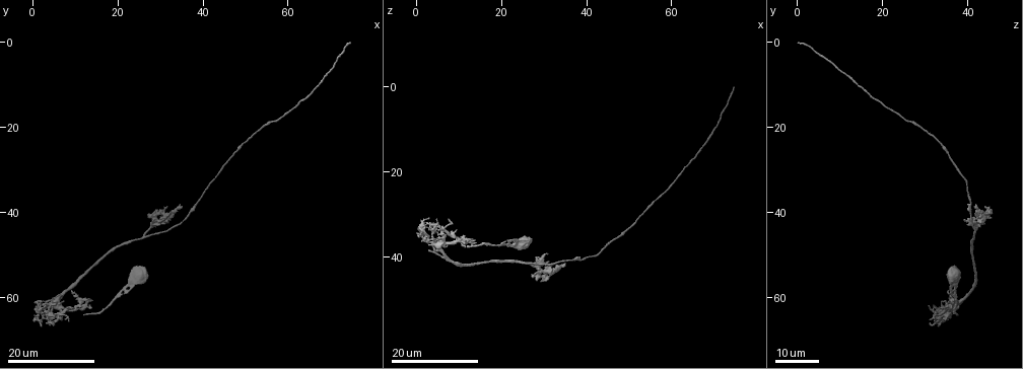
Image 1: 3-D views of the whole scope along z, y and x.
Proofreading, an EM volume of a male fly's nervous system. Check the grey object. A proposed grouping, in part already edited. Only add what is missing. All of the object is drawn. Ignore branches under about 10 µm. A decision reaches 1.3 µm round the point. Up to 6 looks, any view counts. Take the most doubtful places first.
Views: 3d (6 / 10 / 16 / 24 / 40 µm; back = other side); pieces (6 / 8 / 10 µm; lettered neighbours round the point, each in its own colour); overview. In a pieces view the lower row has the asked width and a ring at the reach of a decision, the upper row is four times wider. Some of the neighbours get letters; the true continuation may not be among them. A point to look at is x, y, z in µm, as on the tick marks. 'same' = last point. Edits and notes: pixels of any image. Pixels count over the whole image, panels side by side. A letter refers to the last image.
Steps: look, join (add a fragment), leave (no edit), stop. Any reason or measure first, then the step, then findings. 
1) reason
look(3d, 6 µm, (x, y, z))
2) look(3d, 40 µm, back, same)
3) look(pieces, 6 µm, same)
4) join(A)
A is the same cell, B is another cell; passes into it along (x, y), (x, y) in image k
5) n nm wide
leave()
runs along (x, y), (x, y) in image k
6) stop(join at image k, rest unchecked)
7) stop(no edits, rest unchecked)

free end
look(3d, 16 µm, (21.5, 59.5, 36.0))

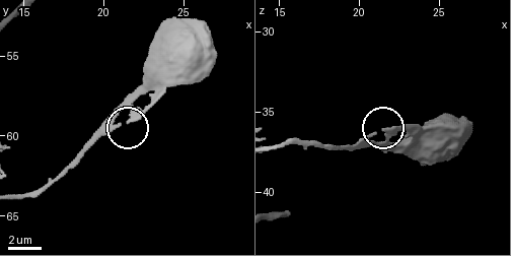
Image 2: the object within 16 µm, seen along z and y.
see the neighbours
look(pieces, 8 µm, (21.6, 59.0, 36.1))

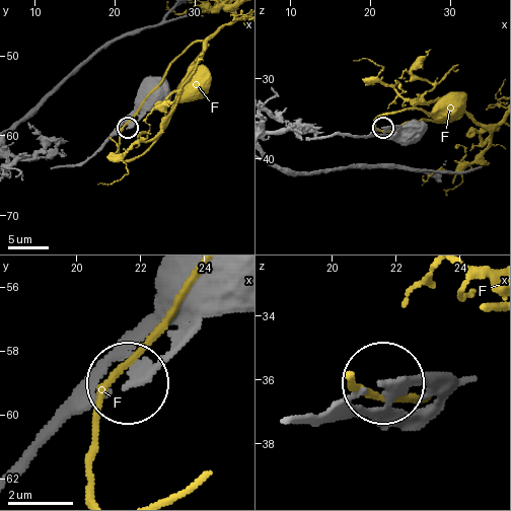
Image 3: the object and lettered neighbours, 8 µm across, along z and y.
leave()
F is another cell; runs along (442, 394), (382, 386) in image 3; none of them fits

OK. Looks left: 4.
end of a long branch
look(3d, 24 µm, (75.0, 0.5, 0.5))

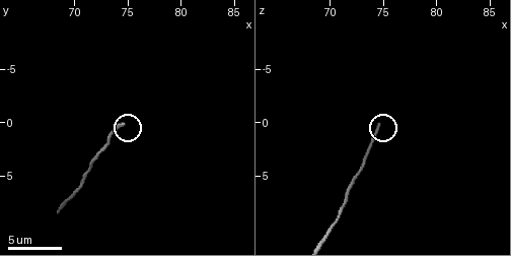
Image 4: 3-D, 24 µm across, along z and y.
closer look
look(3d, 6 µm, (74.4, 0.2, 0.2))

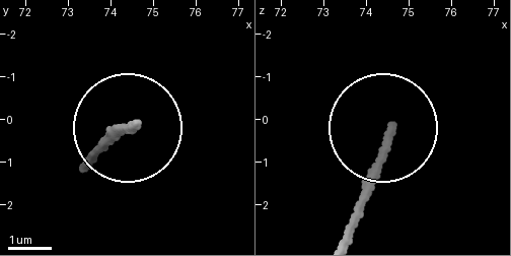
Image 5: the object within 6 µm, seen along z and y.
look(pieces, 6 µm, (74.55, 0.15, 0.25))

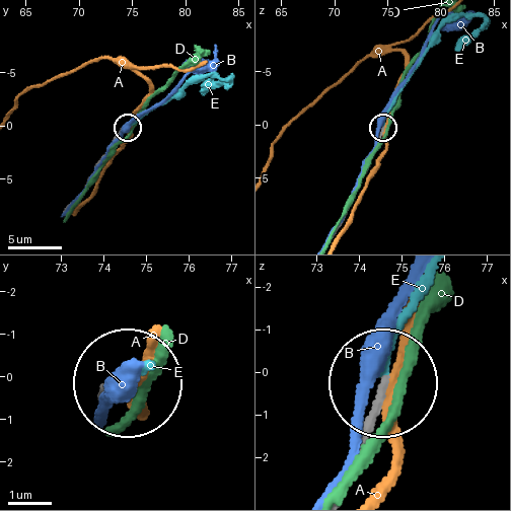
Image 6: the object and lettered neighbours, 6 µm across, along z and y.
join(E)
E is the same cell, A, B and D are other cells; it goes on there

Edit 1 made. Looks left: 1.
stop(join at image 6, rest unchecked)

